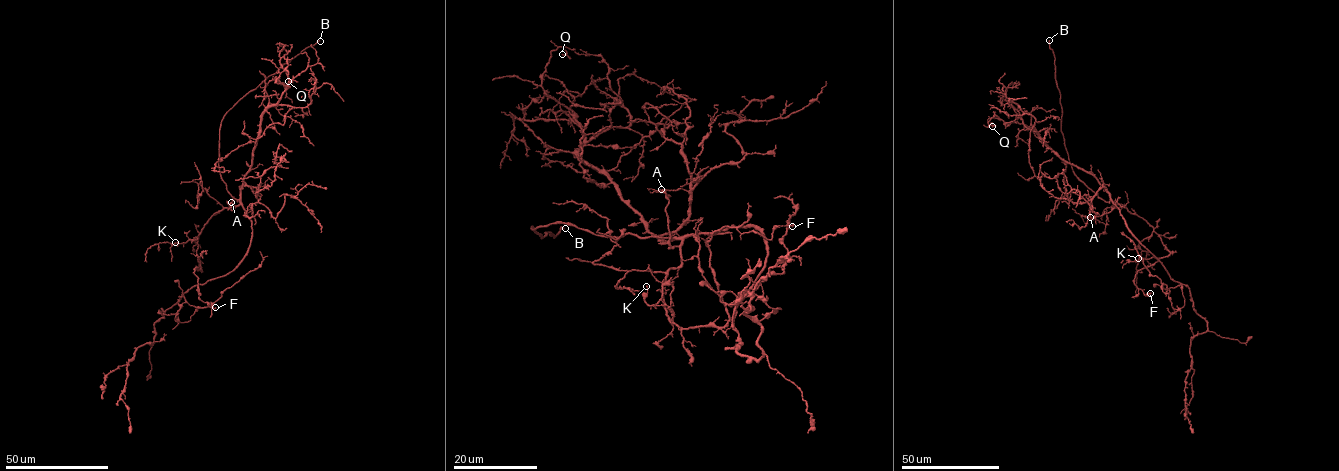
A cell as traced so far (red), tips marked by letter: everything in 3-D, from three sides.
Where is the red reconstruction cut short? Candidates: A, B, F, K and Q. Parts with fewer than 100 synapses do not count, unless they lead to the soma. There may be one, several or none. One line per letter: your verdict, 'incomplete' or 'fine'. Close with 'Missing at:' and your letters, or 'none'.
A: incomplete
B: incomplete
F: fine
K: fine
Q: fine
Missing at: A, B

